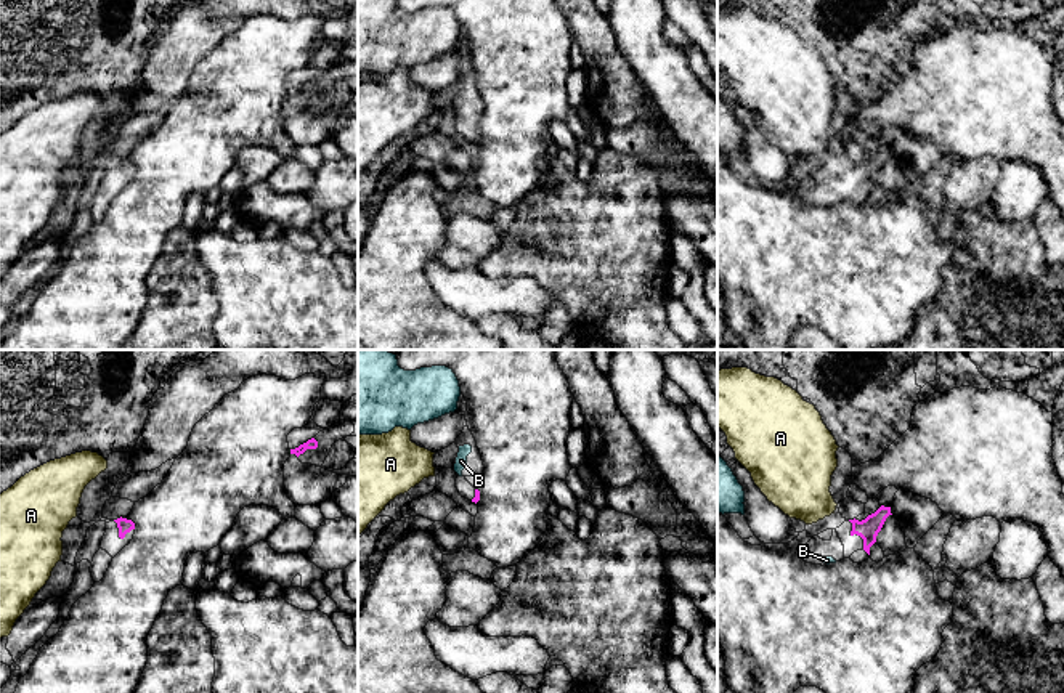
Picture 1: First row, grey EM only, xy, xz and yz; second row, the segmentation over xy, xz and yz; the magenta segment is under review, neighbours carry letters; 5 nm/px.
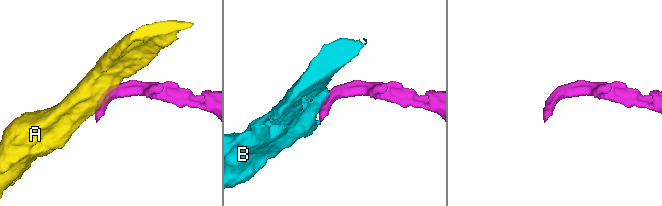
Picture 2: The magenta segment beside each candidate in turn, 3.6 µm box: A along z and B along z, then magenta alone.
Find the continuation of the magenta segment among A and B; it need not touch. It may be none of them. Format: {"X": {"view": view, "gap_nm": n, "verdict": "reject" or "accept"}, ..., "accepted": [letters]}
{"A": {"view": "yz", "gap_nm": 90, "verdict": "reject"}, "B": {"view": "xz", "gap_nm": 100, "verdict": "accept"}, "accepted": ["B"]}

